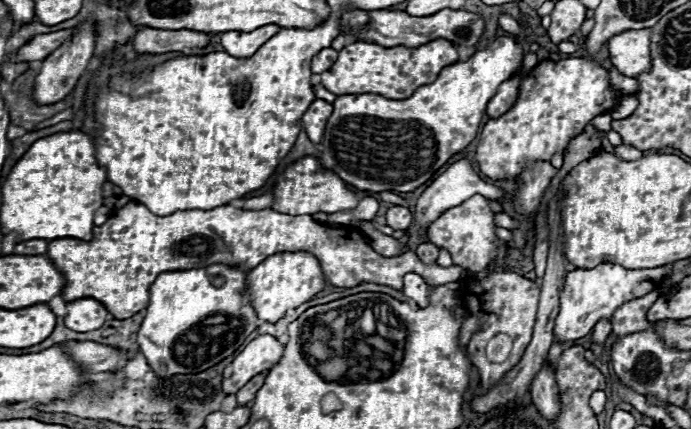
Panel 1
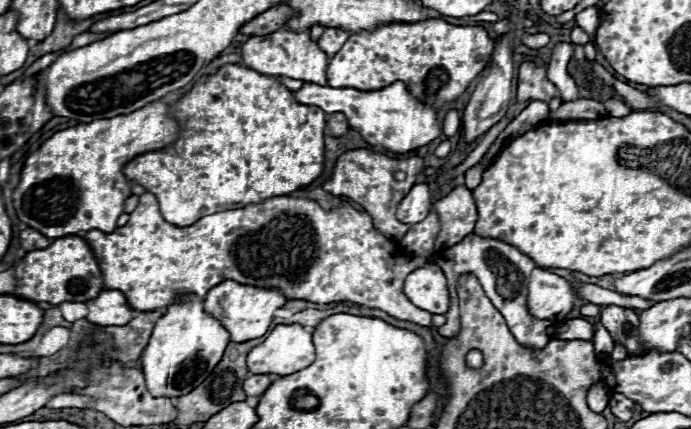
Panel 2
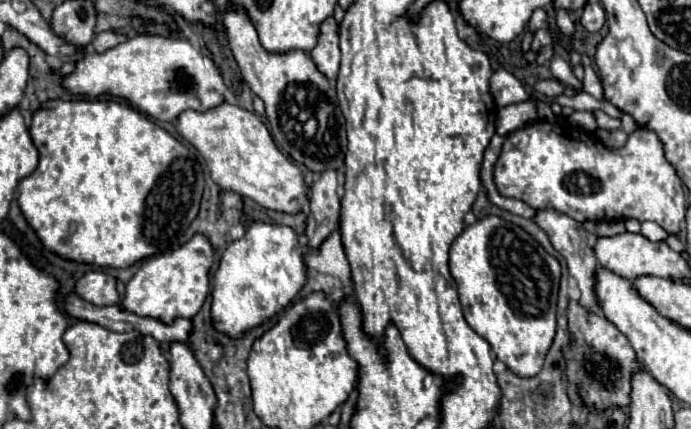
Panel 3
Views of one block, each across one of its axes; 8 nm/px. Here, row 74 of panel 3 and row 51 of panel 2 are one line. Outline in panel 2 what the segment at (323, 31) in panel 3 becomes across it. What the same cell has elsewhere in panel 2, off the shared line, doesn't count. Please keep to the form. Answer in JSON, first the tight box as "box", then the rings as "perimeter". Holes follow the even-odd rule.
{"box":[318,28,350,56],"perimeter":[[[324,28],[324,34],[320,36],[318,46],[320,46],[328,56],[332,56],[332,54],[336,54],[336,52],[344,46],[344,42],[346,42],[346,38],[348,38],[348,36],[350,36],[350,32],[348,32],[348,30]]]}

